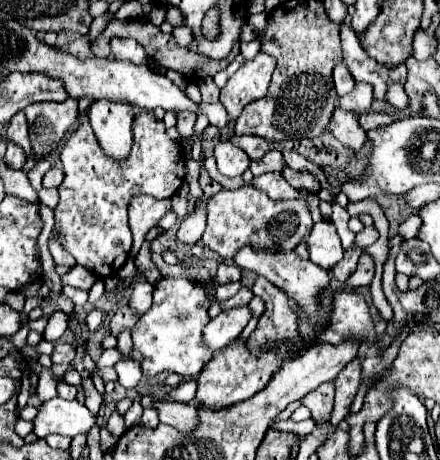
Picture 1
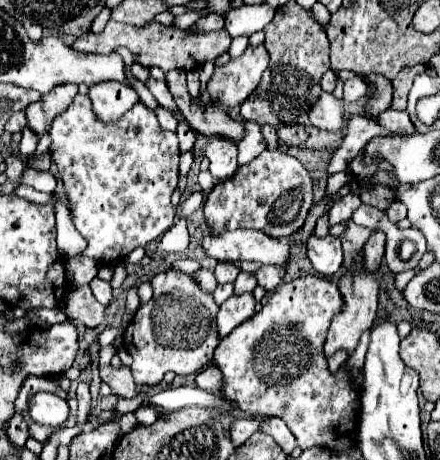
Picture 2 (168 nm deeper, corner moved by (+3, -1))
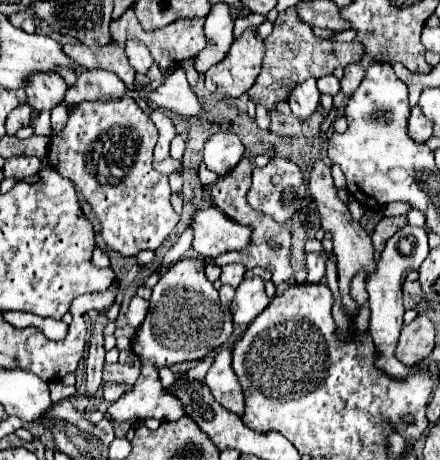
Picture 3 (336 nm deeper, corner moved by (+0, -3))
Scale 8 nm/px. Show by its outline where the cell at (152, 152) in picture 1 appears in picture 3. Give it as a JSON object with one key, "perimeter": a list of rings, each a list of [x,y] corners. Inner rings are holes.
{"perimeter":[[[132,97],[114,103],[68,105],[68,123],[48,147],[48,161],[70,179],[100,221],[100,235],[110,251],[132,257],[144,249],[156,251],[172,233],[180,215],[170,205],[168,177],[152,167],[158,131]]]}

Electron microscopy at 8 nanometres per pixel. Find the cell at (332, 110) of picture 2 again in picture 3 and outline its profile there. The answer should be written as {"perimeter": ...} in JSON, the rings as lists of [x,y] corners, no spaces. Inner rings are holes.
{"perimeter":[[[306,79],[296,91],[292,91],[290,109],[300,119],[310,119],[320,109],[320,91],[316,87],[316,79]]]}

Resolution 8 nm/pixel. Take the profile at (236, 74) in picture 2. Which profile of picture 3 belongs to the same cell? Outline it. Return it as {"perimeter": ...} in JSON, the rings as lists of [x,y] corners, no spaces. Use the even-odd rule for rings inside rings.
{"perimeter":[[[246,31],[232,43],[228,57],[206,71],[206,89],[226,97],[244,95],[262,71],[264,41],[256,31]]]}

